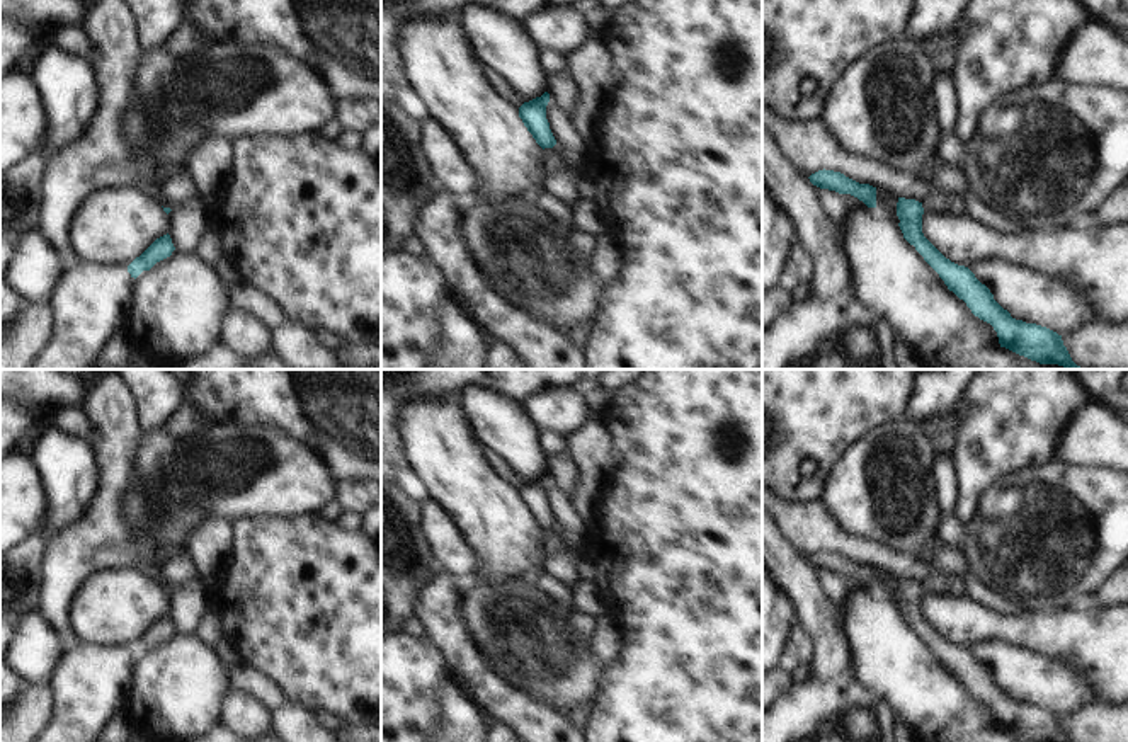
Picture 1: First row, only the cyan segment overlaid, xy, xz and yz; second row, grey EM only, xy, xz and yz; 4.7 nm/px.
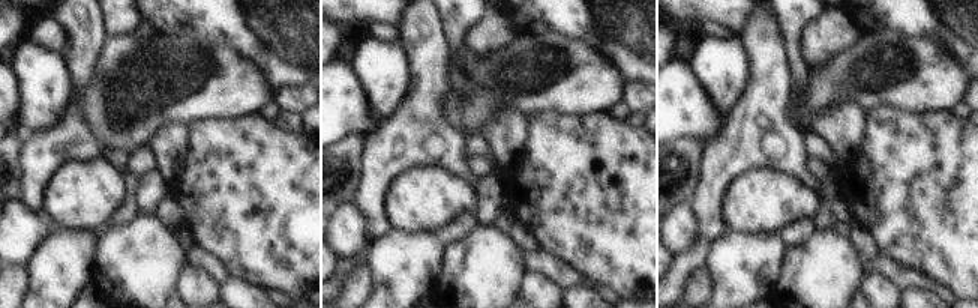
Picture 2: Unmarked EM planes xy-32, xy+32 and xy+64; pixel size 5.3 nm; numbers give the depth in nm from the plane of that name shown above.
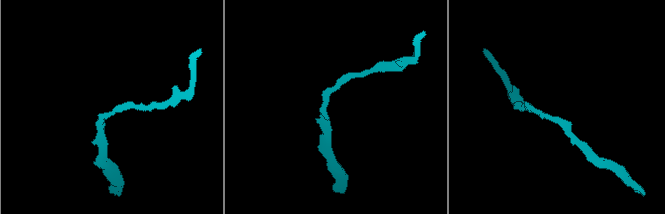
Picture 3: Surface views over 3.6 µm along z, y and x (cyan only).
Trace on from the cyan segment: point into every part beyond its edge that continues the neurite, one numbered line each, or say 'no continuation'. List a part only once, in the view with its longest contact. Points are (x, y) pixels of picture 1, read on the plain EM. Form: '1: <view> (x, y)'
no continuation

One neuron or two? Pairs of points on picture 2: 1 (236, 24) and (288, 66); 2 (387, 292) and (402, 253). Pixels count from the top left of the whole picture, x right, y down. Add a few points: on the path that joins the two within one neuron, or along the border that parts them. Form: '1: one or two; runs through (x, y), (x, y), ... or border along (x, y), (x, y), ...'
1: one; runs through (249, 35), (264, 50), (275, 53)
2: one; runs through (396, 283), (402, 262)

